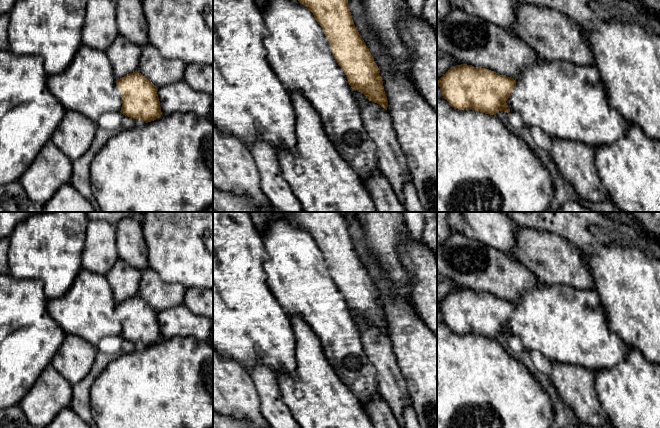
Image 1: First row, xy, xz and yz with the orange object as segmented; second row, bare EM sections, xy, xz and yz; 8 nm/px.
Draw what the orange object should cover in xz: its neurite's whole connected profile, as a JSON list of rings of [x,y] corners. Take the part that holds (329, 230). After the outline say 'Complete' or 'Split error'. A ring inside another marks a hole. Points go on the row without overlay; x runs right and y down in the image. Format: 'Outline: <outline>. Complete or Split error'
Outline: [[[286,212],[286,214],[288,219],[305,229],[313,237],[330,267],[335,284],[344,294],[351,312],[363,317],[369,325],[387,334],[388,324],[379,298],[380,294],[354,249],[343,214],[341,212]]]. Complete

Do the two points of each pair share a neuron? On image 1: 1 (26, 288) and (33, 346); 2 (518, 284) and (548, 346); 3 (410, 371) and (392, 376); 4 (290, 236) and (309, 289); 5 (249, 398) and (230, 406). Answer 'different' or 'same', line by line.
1: same
2: different
3: different
4: same
5: same

